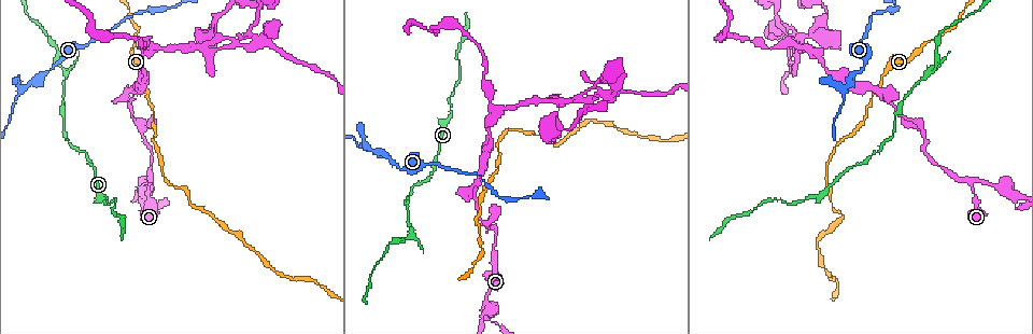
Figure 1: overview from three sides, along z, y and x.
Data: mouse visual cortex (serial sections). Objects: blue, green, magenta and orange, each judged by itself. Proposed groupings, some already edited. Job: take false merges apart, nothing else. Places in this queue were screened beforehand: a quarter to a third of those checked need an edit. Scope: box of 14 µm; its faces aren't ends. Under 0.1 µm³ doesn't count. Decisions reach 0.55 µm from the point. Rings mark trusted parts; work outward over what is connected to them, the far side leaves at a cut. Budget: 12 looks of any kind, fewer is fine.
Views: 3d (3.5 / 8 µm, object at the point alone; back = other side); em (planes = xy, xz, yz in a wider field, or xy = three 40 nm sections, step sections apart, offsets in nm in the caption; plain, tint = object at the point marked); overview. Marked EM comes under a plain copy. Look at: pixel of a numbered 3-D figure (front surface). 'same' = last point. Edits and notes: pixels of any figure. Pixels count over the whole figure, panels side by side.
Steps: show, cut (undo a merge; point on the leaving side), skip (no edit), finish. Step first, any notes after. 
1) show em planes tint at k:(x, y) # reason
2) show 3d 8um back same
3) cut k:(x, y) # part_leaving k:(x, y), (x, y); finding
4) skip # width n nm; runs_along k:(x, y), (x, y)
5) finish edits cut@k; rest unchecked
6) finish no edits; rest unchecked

show 3d 3.5um back at 1:(151, 183) # side arm on a straight run

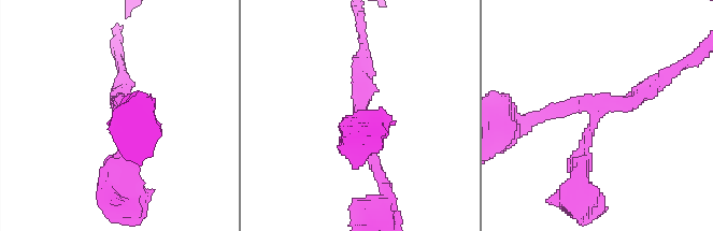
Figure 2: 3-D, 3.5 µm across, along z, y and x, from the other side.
show em planes tint at 2:(598, 108) # arms 3; arm_widths 150, 200, 200 nm; now the EM

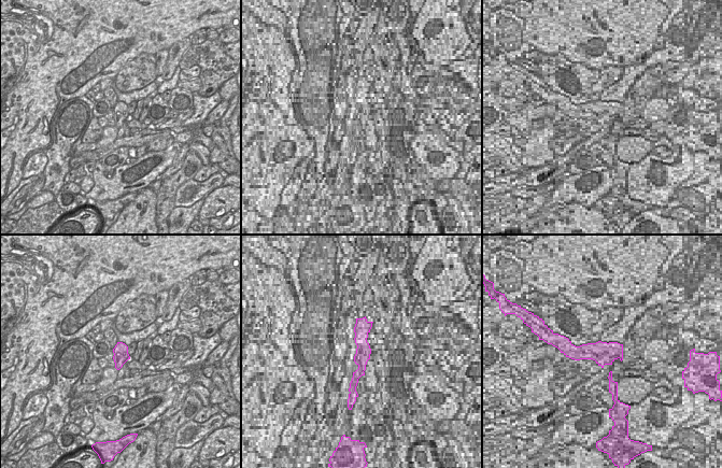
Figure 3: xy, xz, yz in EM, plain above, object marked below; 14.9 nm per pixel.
show em xy step 2 tint same

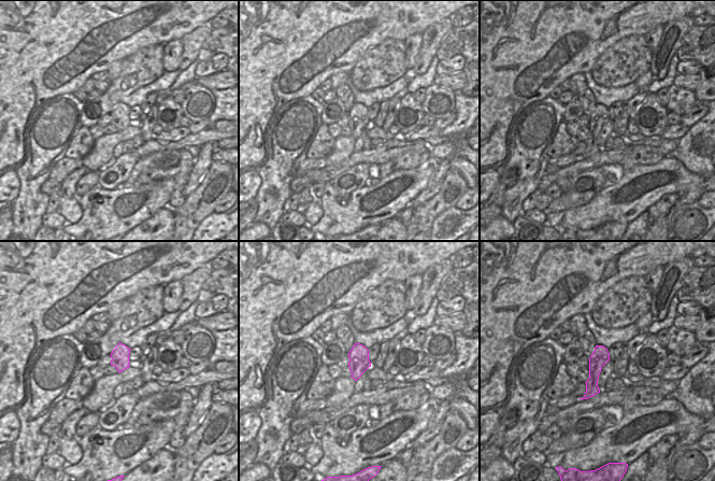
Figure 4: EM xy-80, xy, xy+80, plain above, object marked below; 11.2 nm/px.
skip # runs_along 4:(600, 348), (591, 390), (587, 395); all the same cell

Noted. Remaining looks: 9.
show 3d 3.5um at 1:(936, 66) # thin neck

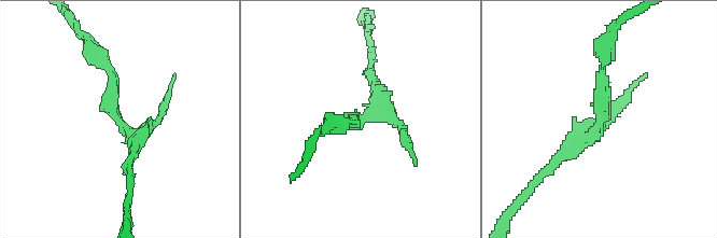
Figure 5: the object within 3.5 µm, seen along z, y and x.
show em xy step 1 tint at 5:(360, 119)

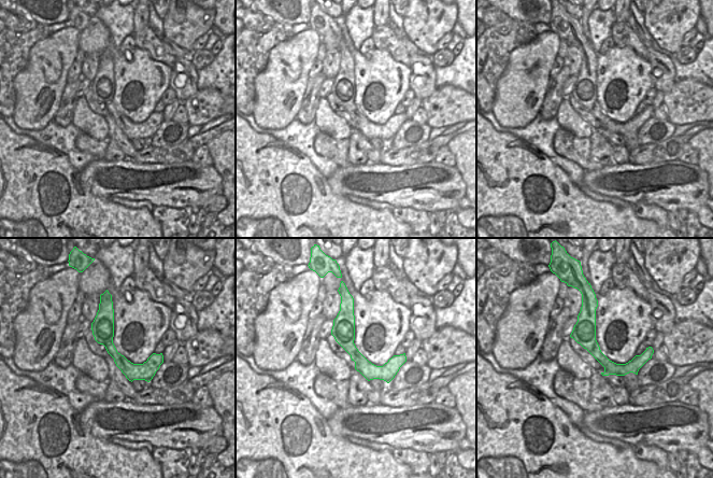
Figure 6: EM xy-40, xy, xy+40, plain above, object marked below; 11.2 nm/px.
skip # one cell here

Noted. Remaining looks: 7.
show 3d 3.5um at 1:(882, 91) # thin neck

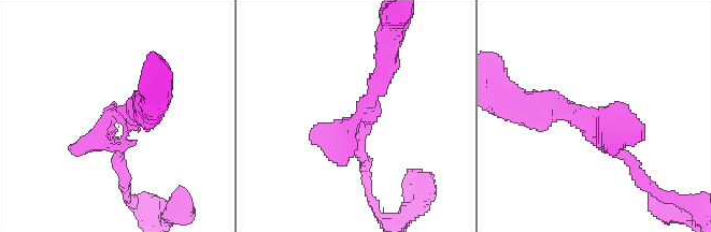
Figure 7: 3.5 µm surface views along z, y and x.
skip # continuous, no second cell

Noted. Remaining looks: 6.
show em xy step 3 tint at 1:(149, 52) # calibre changes

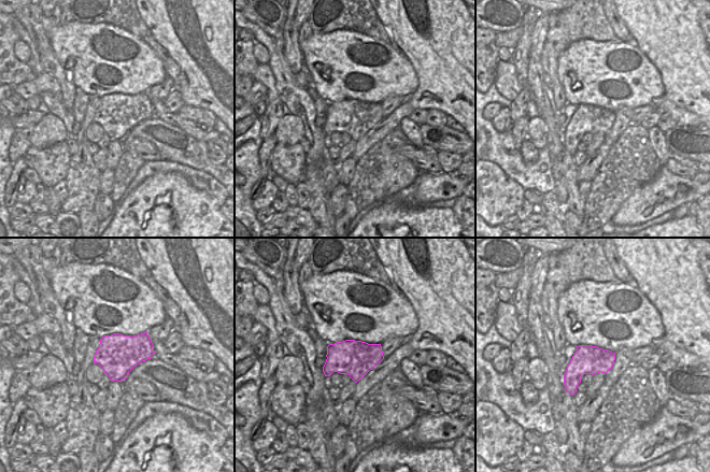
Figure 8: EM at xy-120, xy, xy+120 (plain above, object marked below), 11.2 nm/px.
show 3d 3.5um back same # see where the arms go

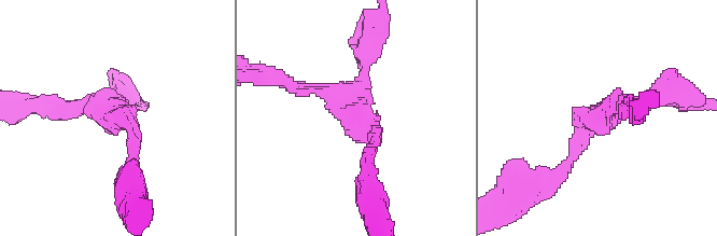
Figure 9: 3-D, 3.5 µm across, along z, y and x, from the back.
skip # width 400 nm; runs_along 9:(371, 144), (375, 125), (282, 79); continuous, no second cell

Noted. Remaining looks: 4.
show 3d 3.5um at 1:(554, 125) # abrupt turn

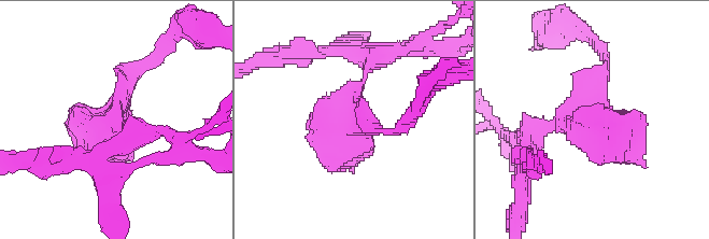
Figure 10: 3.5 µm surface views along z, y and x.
show em xy step 2 tint at 10:(349, 117)

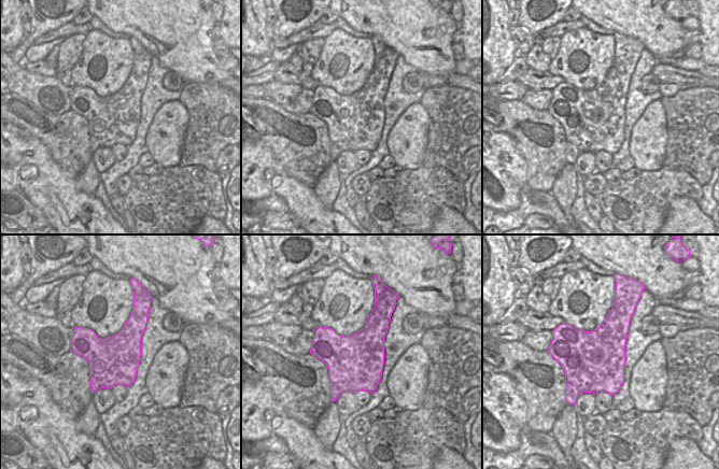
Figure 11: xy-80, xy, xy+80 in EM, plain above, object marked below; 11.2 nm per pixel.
skip # runs_along 10:(532, 140), (590, 123), (607, 67); all the same cell

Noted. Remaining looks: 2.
finish no edits; rest unchecked

